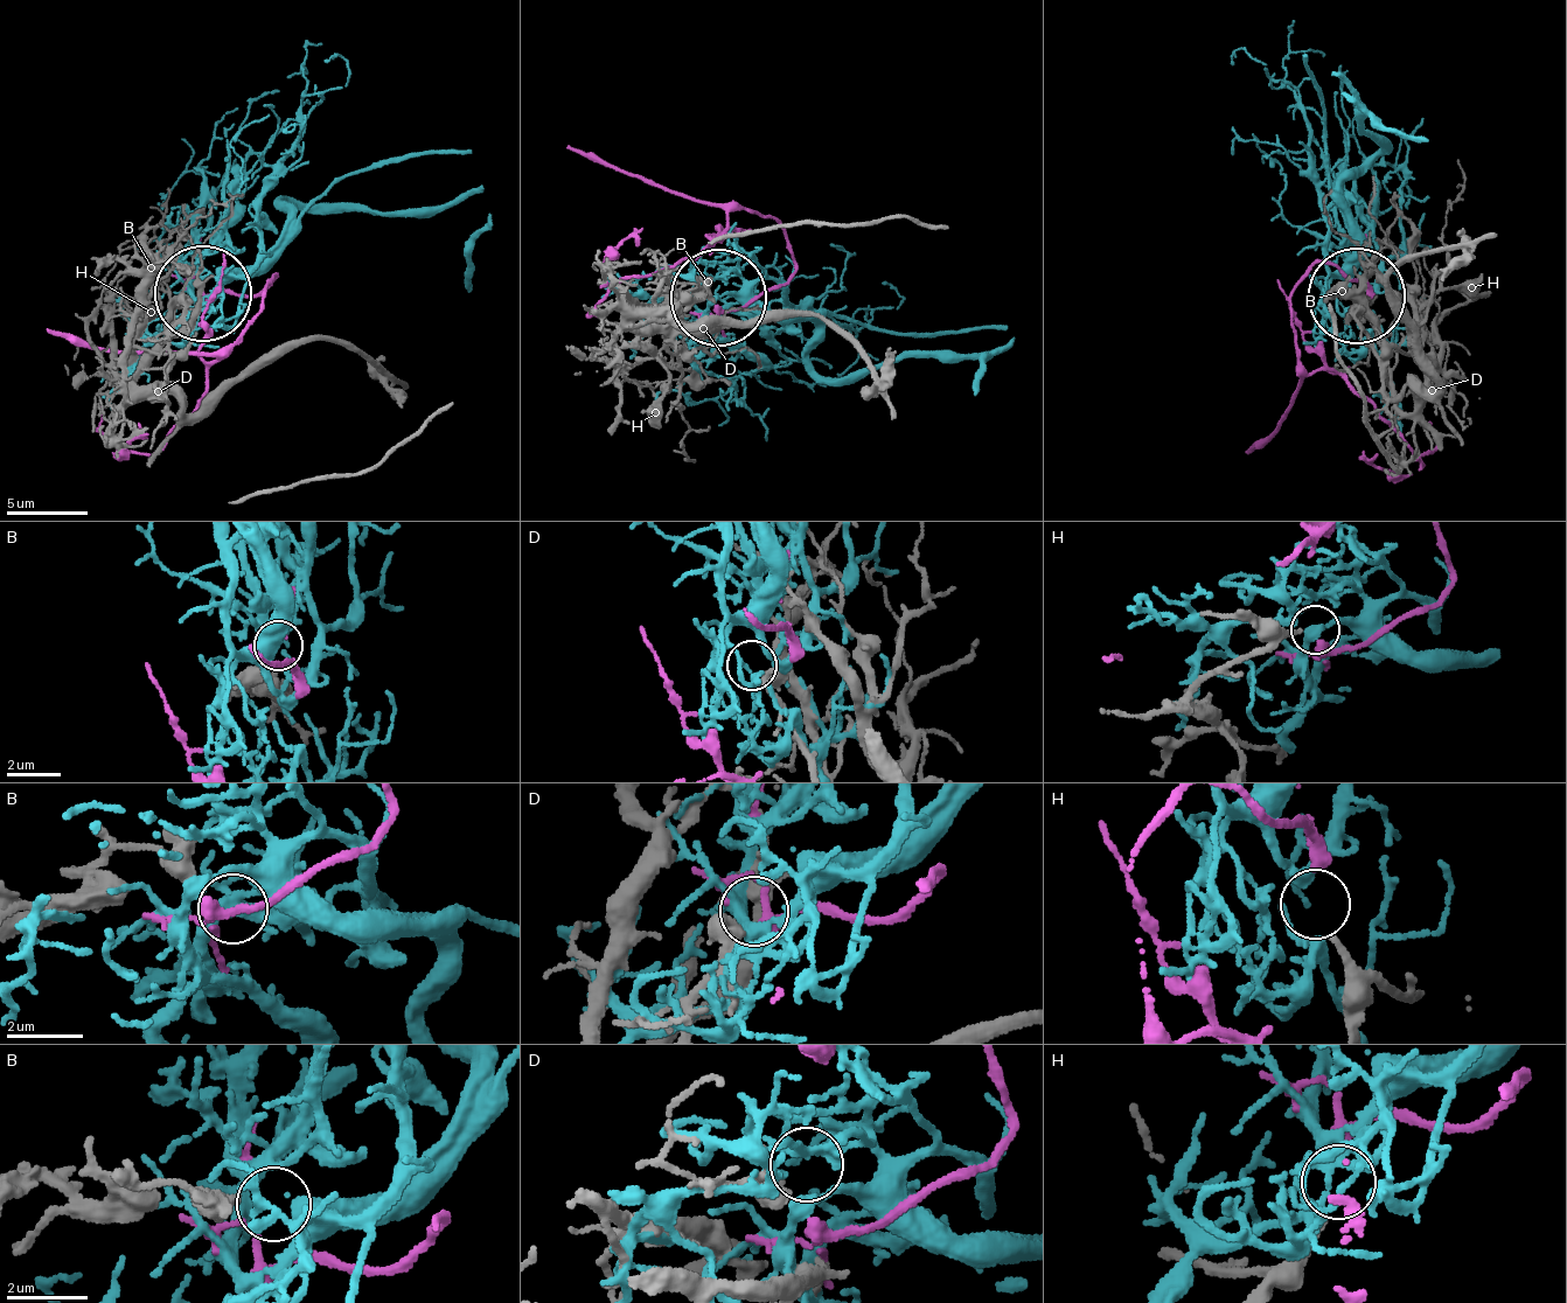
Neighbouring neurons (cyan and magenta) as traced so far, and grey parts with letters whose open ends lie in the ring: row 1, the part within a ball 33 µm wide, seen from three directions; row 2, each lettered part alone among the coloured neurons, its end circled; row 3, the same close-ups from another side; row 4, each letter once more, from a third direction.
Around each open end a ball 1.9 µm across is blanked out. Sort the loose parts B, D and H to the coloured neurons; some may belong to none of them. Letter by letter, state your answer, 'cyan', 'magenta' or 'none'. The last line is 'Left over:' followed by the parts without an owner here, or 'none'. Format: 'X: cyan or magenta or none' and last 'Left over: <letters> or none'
B: none
D: none
H: magenta
Left over: B, D

